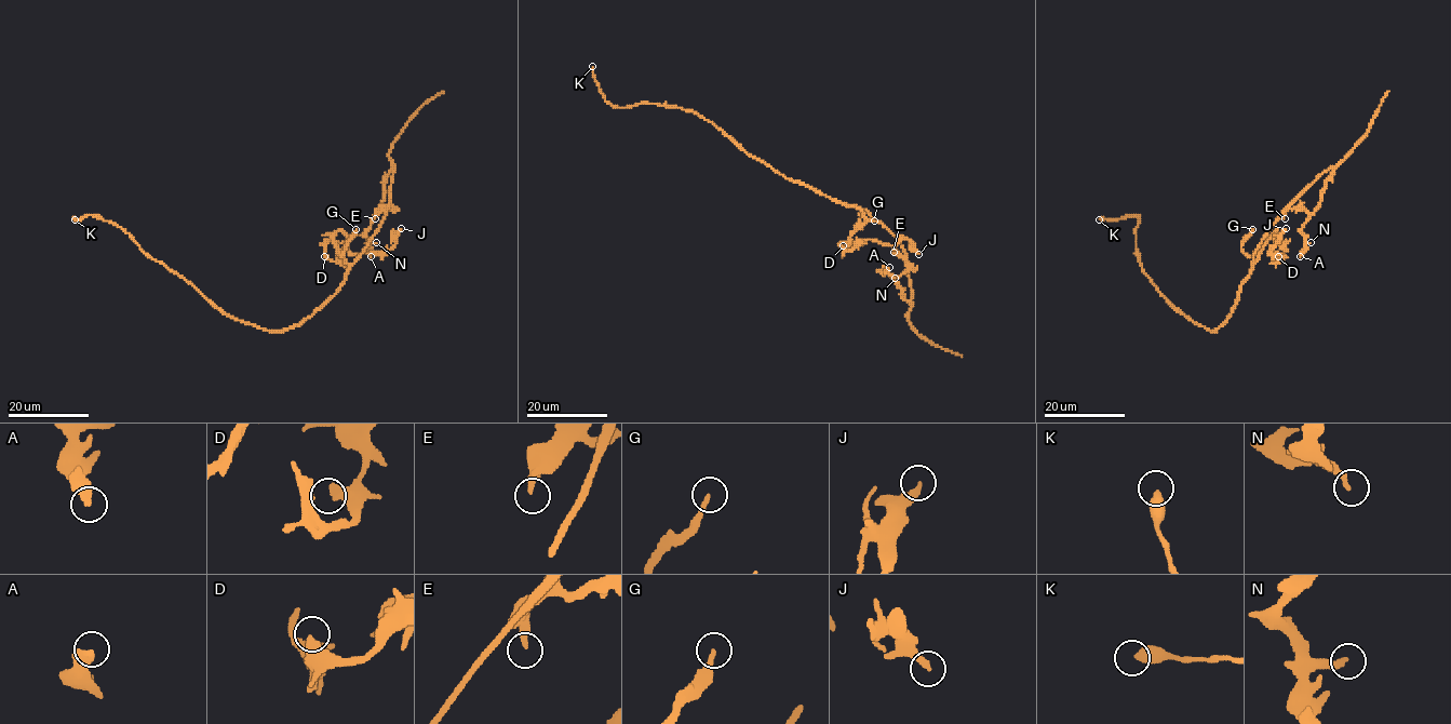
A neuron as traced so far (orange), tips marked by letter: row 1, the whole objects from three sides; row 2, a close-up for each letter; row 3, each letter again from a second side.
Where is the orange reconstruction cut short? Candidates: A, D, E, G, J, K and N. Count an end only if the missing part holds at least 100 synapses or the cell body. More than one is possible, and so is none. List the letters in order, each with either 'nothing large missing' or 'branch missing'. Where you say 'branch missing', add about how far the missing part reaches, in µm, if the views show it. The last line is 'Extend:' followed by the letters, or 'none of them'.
A: nothing large missing
D: nothing large missing
E: nothing large missing
G: nothing large missing
J: nothing large missing
K: nothing large missing
N: nothing large missing
Extend: none of them

